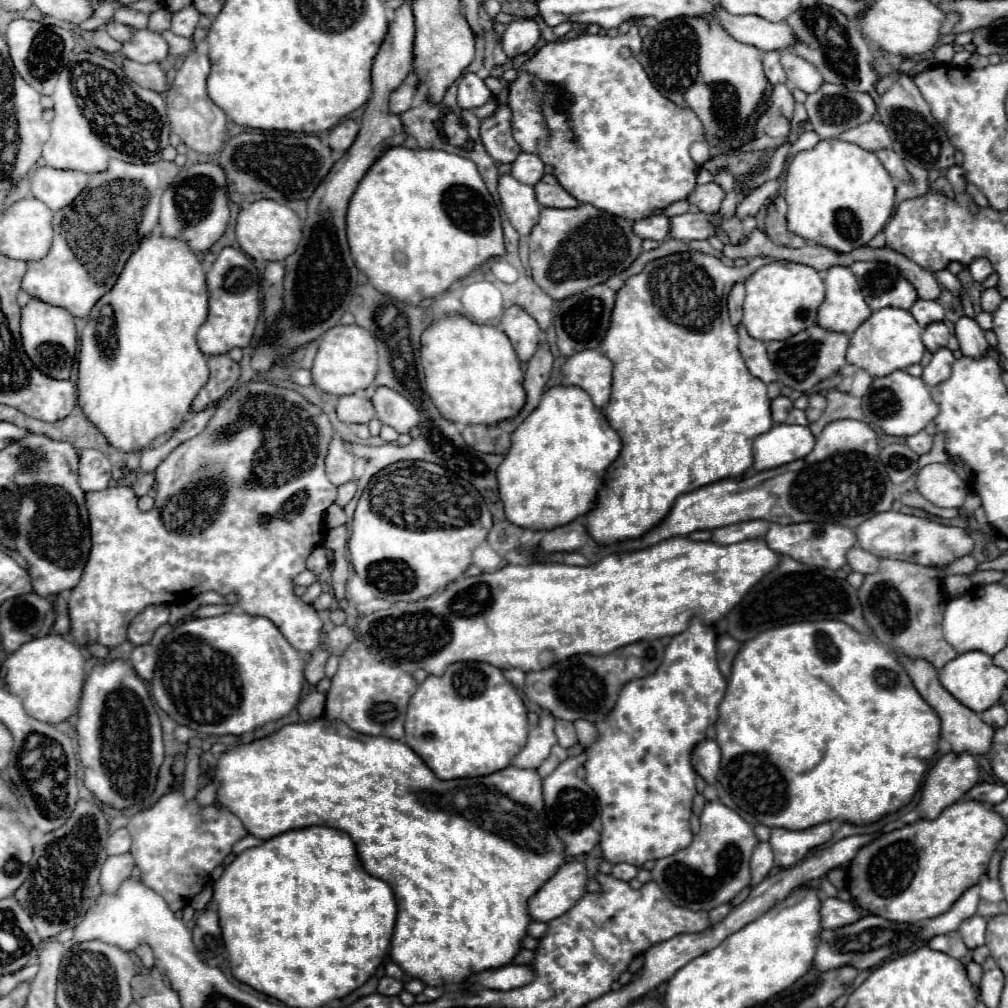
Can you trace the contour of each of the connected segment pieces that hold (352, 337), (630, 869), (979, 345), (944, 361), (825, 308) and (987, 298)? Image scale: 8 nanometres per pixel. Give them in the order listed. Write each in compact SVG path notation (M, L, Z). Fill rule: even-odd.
M336 325L320 337L320 347L314 359L314 385L330 395L350 395L372 385L376 377L376 339L360 325Z
M618 863L618 865L612 867L612 875L614 875L616 879L622 879L622 881L634 879L636 873L638 873L638 867L634 867L634 865L630 865L630 863Z
M960 317L958 323L956 323L956 337L958 337L958 343L960 343L960 351L966 357L980 359L980 357L986 355L988 341L984 339L984 333L974 319Z
M940 349L932 355L932 361L930 365L924 369L922 373L922 381L930 387L946 381L950 377L950 371L952 371L952 363L954 363L954 355L950 349Z
M830 267L826 271L824 285L826 285L826 299L818 307L818 325L822 329L836 331L836 333L846 333L846 335L854 333L856 327L860 323L864 323L870 317L872 311L866 305L866 301L862 297L862 291L858 291L858 283L856 283L852 271L848 267Z
M992 287L992 289L984 289L984 291L982 291L982 309L984 309L984 311L994 313L996 307L1000 305L1000 301L1002 301L1002 295L998 293L996 287Z

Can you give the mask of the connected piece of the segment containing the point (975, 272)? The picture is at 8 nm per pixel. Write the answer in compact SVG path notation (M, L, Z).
M976 259L974 263L968 265L968 269L970 269L974 281L978 281L978 283L982 283L992 273L992 265L988 259Z

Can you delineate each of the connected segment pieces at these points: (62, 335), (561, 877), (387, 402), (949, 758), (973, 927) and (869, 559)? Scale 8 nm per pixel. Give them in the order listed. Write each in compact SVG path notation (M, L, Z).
M30 299L30 303L22 309L22 321L20 321L20 333L22 333L22 345L24 351L30 355L34 365L54 377L54 379L68 379L72 371L72 361L76 353L76 325L74 317L62 309L48 305L40 299Z
M582 863L562 865L530 899L528 915L532 921L552 921L564 915L578 899L582 899L586 883L586 867Z
M388 387L376 389L372 397L372 405L376 409L378 421L384 425L390 425L398 433L410 433L410 429L418 425L420 415L416 407L406 397L402 397L400 393Z
M948 753L928 771L918 803L920 817L936 819L948 805L960 801L978 781L978 763L974 755Z
M974 915L974 917L966 919L960 925L960 935L962 935L964 945L968 949L982 947L986 943L986 919L980 917L980 915Z
M852 547L846 555L848 559L848 565L852 571L858 571L862 575L870 573L870 571L876 571L878 569L878 557L876 555L870 555L868 551L862 551L860 547Z

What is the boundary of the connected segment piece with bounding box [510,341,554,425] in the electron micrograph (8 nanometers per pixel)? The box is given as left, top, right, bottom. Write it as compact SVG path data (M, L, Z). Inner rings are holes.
M542 341L538 345L534 357L528 361L526 375L524 375L526 405L514 419L510 419L512 425L522 423L522 419L526 419L526 415L530 415L530 411L534 411L534 407L538 407L542 393L544 393L544 385L552 373L552 365L554 365L554 355L550 351L550 345L548 345L548 341Z

